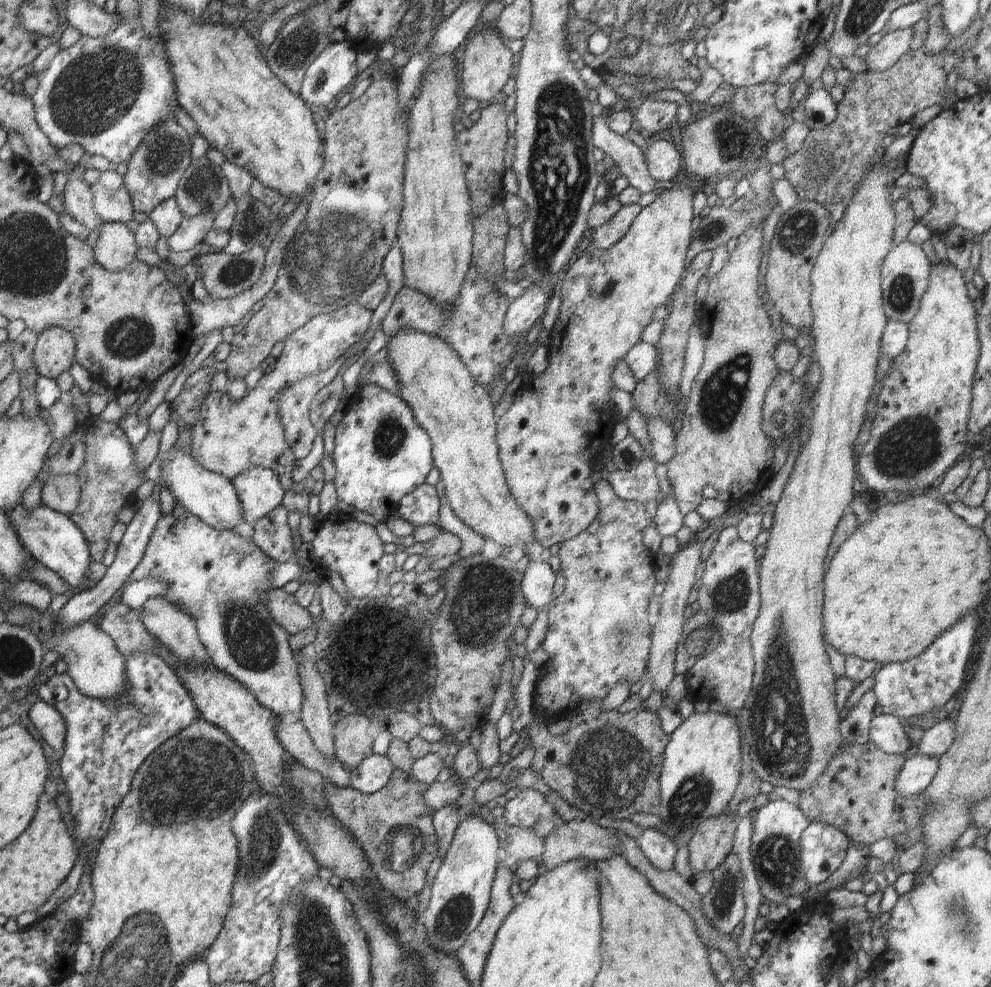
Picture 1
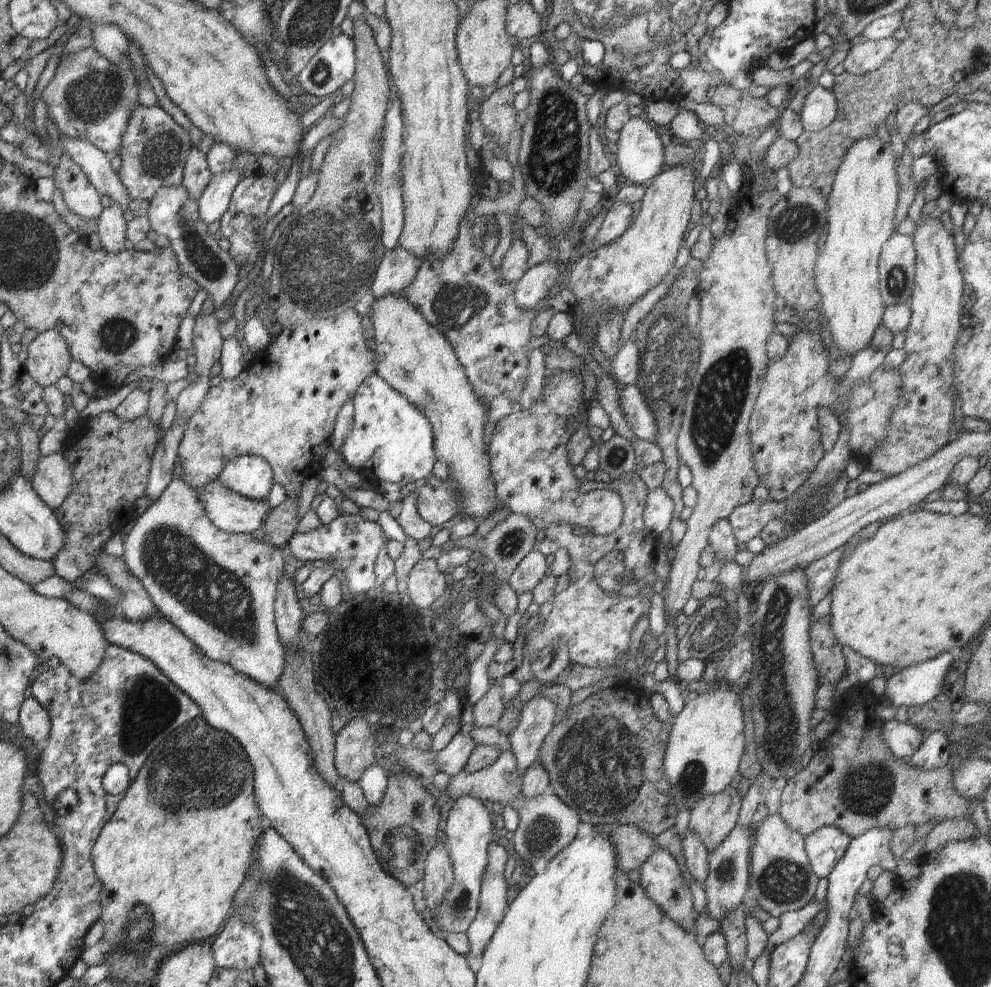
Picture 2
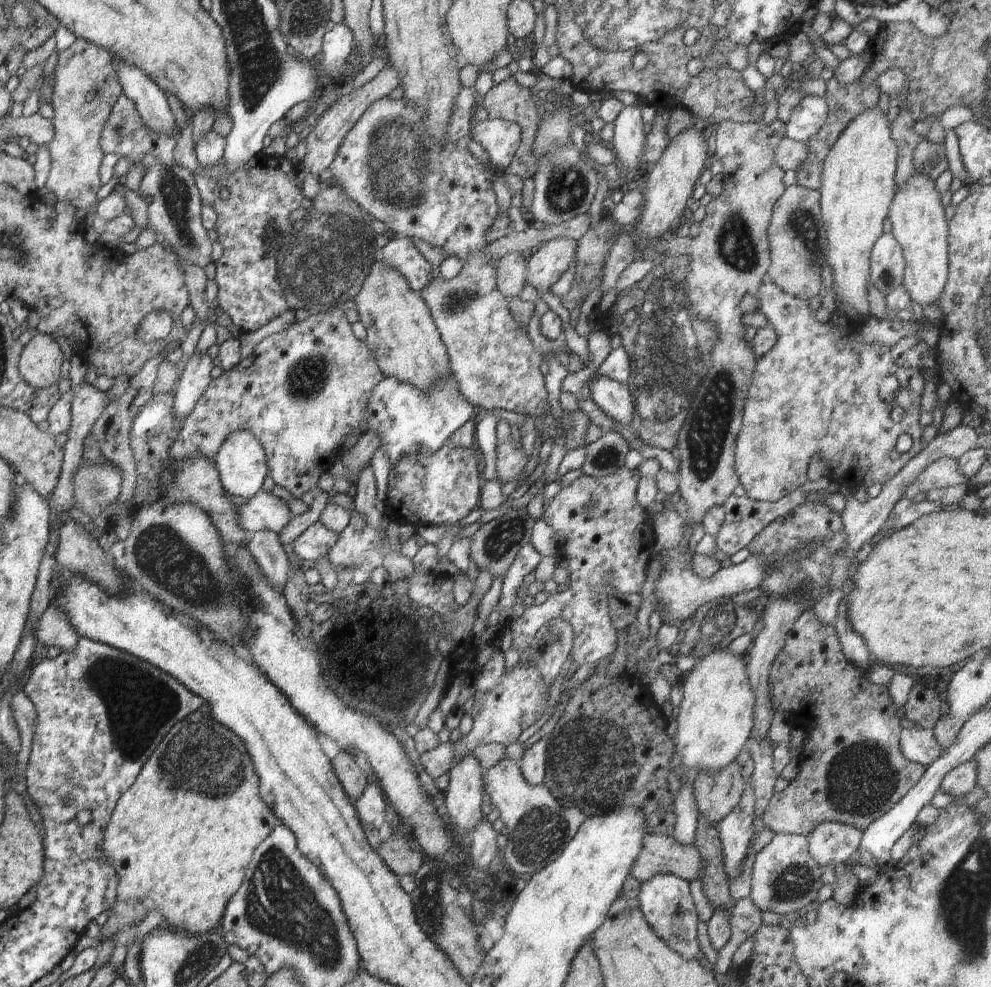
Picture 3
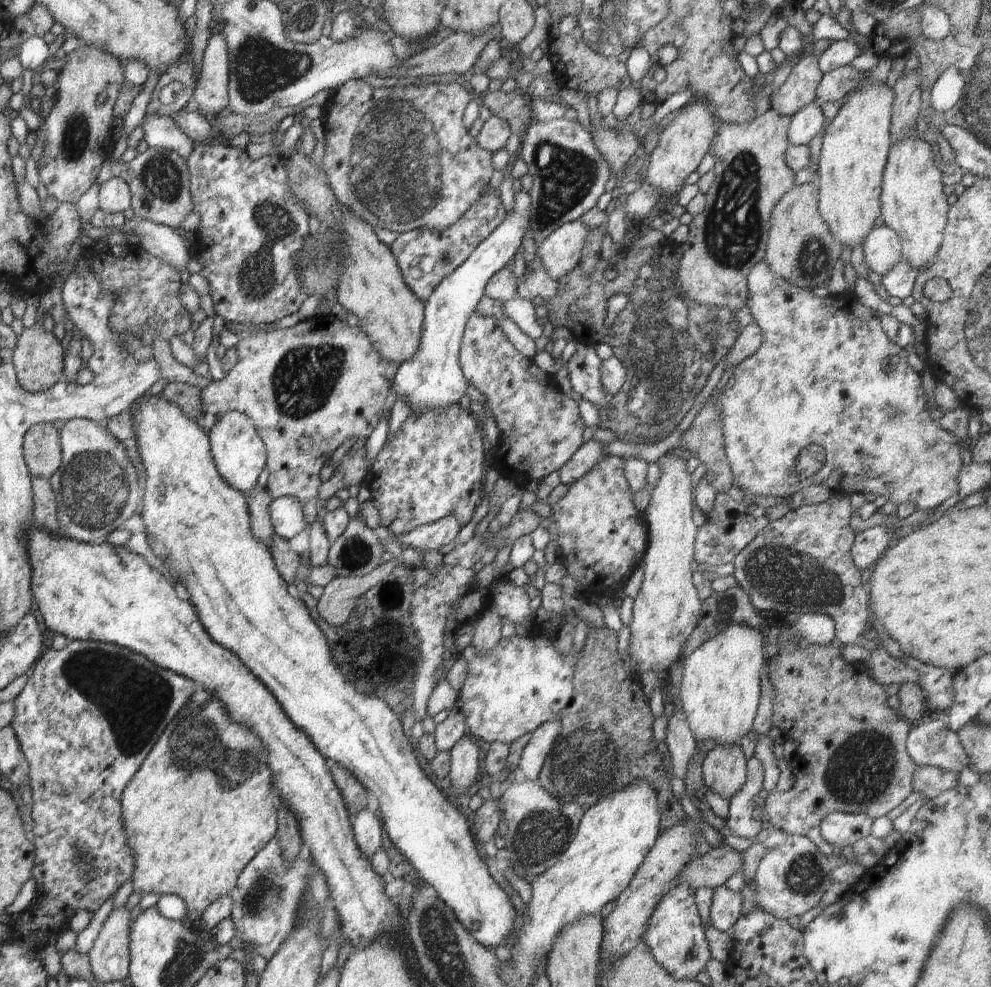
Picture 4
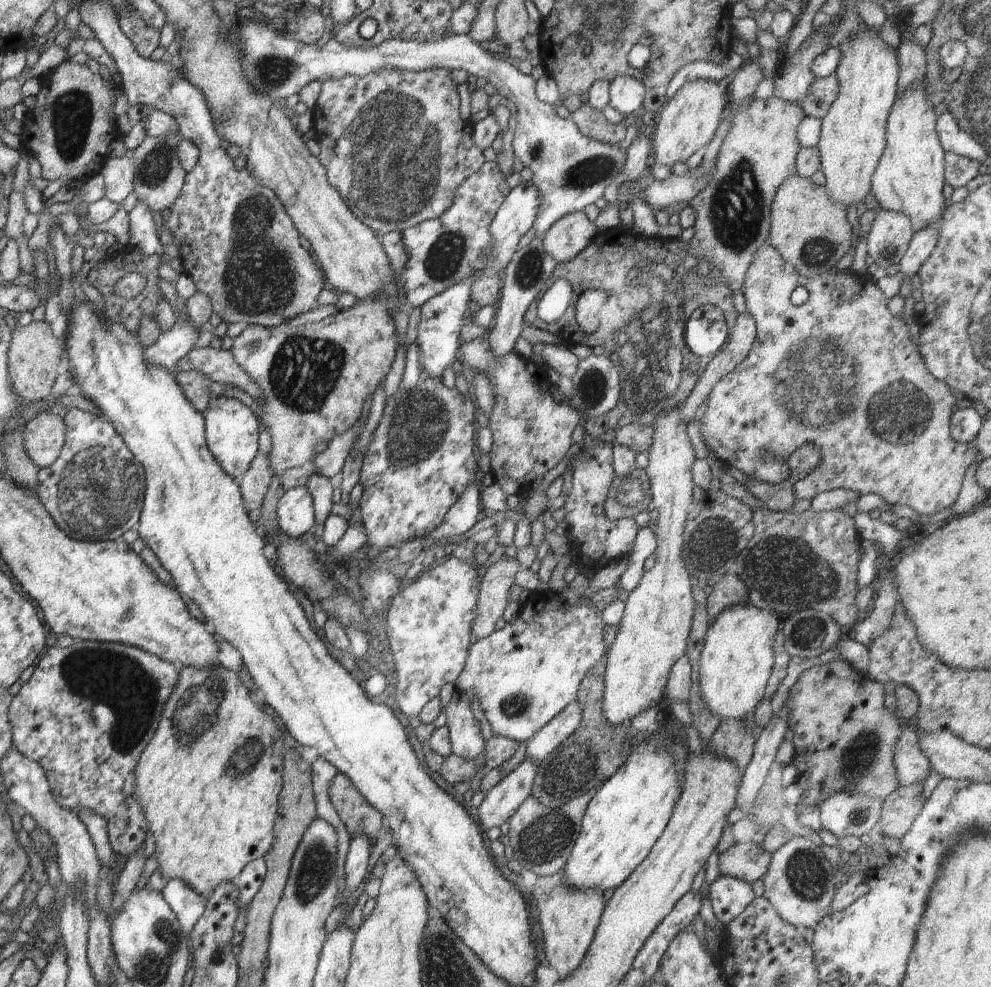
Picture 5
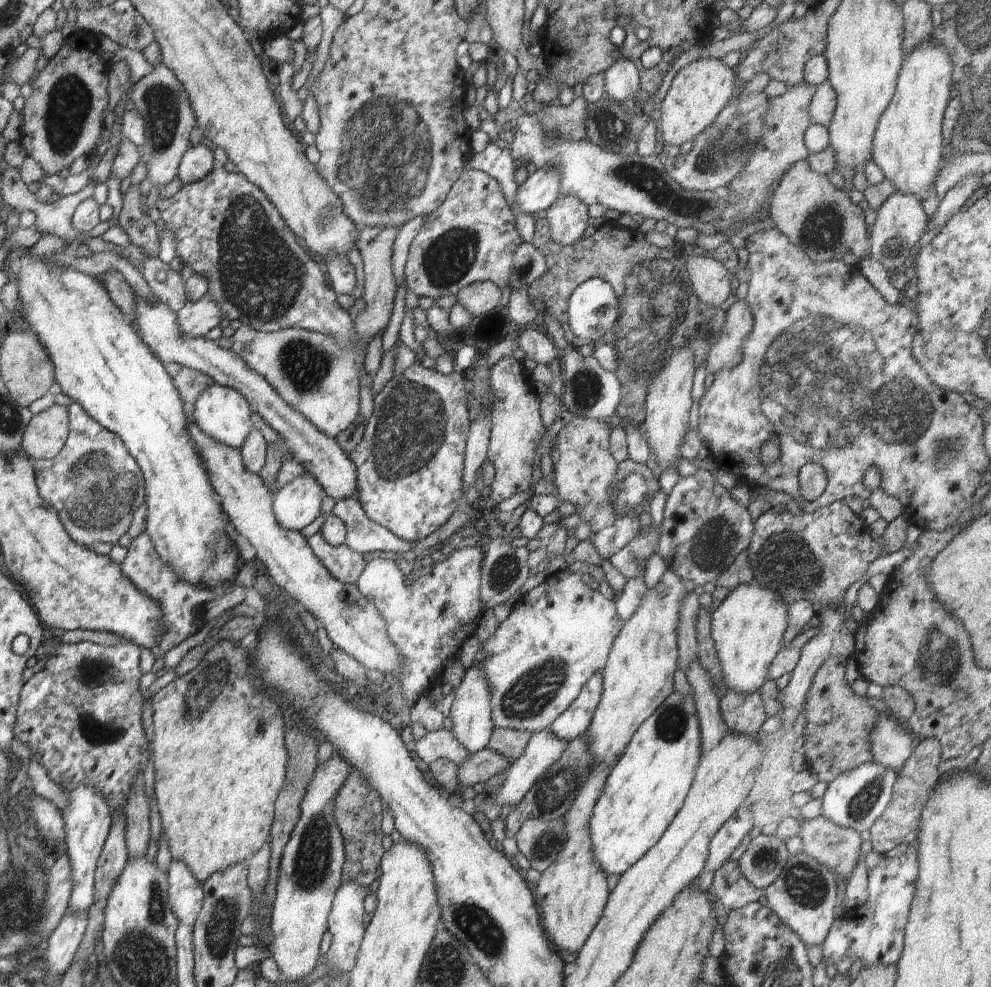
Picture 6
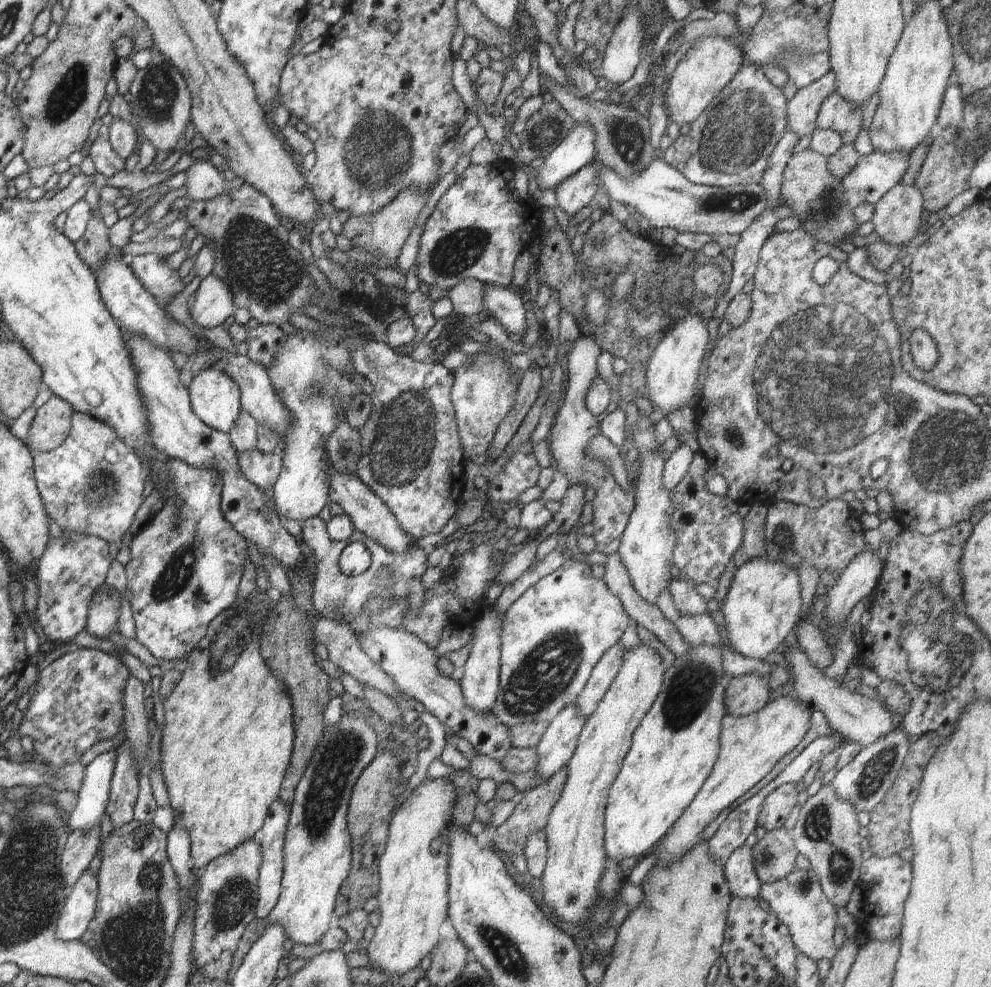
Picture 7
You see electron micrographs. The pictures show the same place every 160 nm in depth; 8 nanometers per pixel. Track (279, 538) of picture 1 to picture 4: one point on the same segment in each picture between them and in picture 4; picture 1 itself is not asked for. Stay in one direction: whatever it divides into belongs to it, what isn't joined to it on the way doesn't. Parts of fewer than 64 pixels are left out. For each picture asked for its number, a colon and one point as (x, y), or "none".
2: (282, 406)
3: (303, 392)
4: (308, 388)

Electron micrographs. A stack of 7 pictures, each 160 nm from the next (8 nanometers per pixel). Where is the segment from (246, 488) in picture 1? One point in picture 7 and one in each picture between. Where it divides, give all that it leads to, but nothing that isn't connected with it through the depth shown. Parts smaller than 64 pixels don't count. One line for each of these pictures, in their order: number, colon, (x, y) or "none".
2: (250, 475)
3: (241, 461)
4: (239, 453)
5: (231, 428)
6: (221, 412)
7: (215, 398)

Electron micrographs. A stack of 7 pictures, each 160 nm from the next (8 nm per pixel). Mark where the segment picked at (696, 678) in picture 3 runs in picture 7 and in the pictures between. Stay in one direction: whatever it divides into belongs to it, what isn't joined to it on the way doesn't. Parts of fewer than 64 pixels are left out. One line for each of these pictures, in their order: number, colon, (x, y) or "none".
4: (721, 685)
5: (735, 665)
6: (747, 628)
7: (762, 606)

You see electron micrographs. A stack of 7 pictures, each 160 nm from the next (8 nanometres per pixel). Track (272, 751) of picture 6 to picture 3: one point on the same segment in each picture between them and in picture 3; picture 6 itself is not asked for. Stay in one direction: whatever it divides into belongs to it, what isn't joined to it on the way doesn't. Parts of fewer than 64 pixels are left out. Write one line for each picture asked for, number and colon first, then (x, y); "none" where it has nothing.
3: (180, 838)
4: (192, 832)
5: (211, 804)

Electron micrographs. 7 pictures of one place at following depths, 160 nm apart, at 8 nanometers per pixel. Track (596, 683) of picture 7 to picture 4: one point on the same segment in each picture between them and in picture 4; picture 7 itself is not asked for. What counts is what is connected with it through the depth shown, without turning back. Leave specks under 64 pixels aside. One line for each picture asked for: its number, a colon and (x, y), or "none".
4: (534, 755)
5: (561, 727)
6: (571, 724)

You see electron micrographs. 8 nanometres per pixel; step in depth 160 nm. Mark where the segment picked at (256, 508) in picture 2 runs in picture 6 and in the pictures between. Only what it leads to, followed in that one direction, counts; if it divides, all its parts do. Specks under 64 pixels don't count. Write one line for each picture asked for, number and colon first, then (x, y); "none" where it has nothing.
3: (264, 511)
4: (287, 518)
5: (295, 512)
6: (297, 504)

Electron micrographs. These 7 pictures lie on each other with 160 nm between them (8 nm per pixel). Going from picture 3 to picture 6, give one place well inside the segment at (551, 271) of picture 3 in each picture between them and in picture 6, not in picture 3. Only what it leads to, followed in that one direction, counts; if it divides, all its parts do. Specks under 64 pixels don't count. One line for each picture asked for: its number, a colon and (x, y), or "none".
4: (560, 252)
5: (567, 237)
6: (567, 217)

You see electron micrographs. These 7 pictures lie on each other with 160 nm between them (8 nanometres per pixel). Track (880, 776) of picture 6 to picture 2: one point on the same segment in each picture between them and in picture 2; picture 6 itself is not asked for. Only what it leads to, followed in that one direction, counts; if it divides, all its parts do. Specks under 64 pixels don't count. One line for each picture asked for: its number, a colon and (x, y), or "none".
2: (824, 847)
3: (831, 843)
4: (841, 829)
5: (843, 814)

